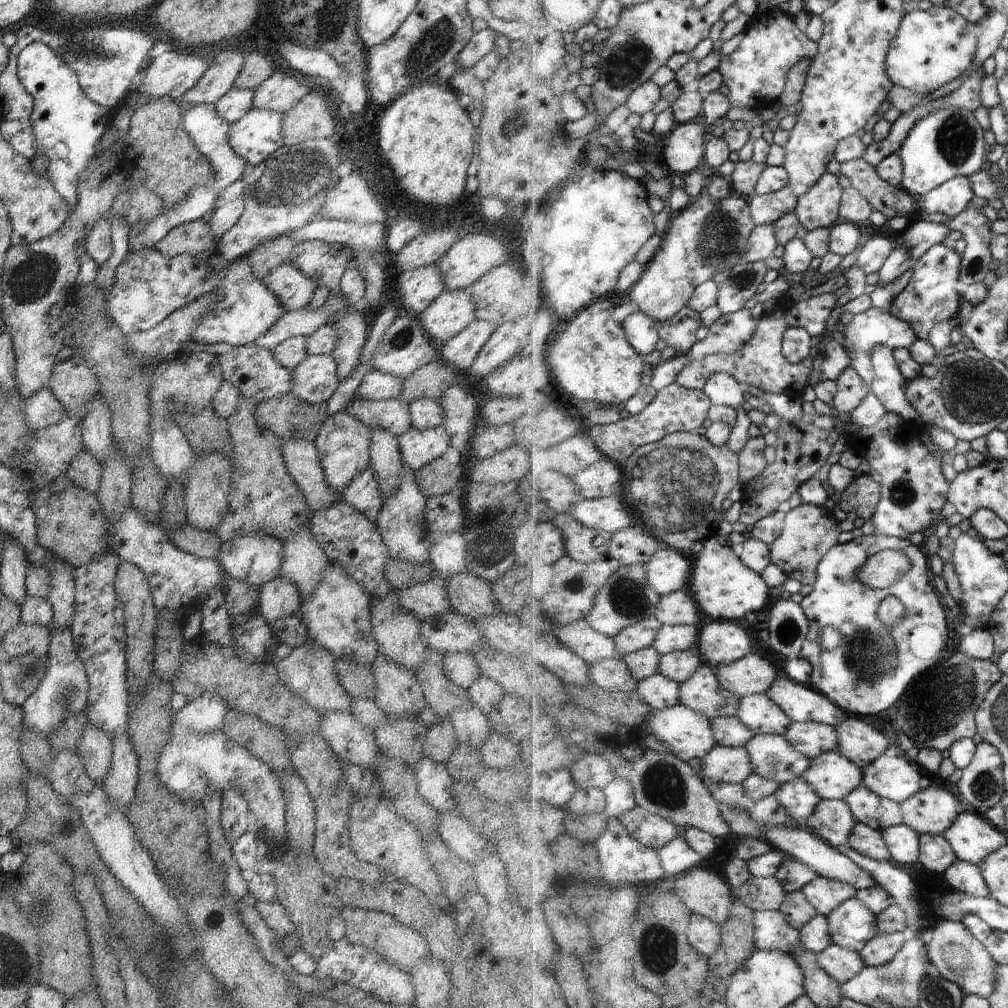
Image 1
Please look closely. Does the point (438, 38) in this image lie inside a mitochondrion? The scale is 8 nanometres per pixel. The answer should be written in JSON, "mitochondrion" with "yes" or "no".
{"mitochondrion":"yes"}

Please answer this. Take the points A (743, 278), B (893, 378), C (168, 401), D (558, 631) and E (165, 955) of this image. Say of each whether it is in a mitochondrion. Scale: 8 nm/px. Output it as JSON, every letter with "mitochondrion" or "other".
{"A":"mitochondrion","B":"other","C":"mitochondrion","D":"other","E":"mitochondrion"}

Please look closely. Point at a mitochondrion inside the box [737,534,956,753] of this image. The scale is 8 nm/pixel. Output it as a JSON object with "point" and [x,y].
{"point":[863,652]}

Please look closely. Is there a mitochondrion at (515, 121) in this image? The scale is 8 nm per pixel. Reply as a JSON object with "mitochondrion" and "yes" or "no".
{"mitochondrion":"yes"}

